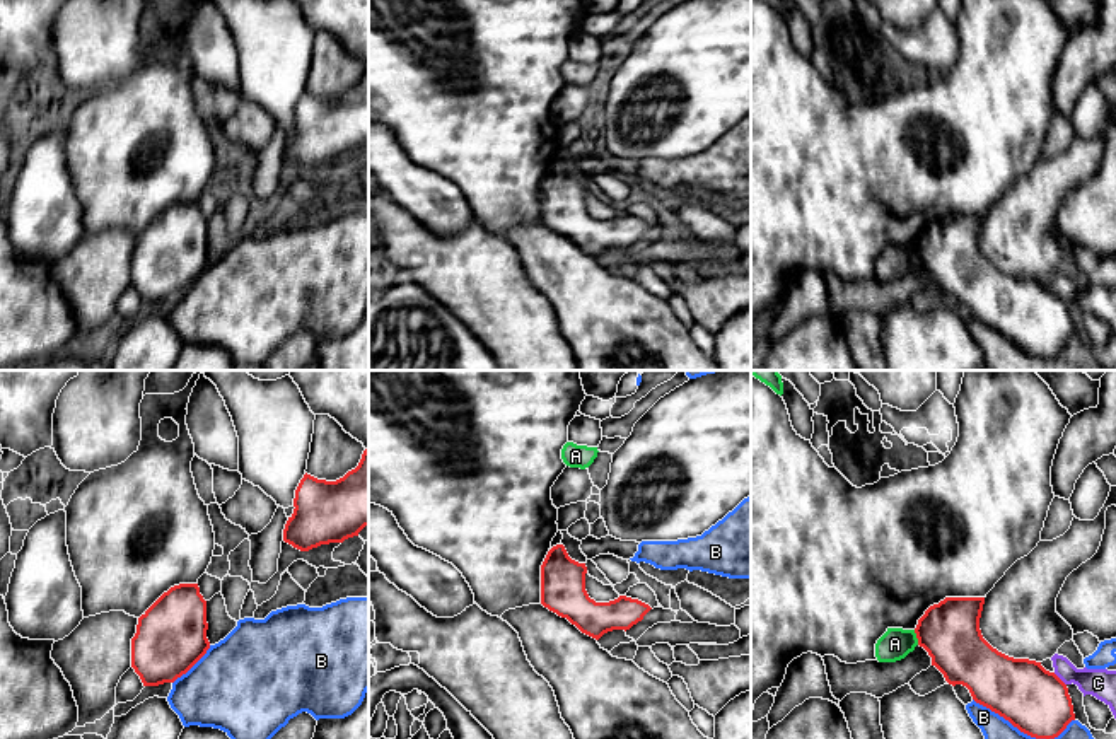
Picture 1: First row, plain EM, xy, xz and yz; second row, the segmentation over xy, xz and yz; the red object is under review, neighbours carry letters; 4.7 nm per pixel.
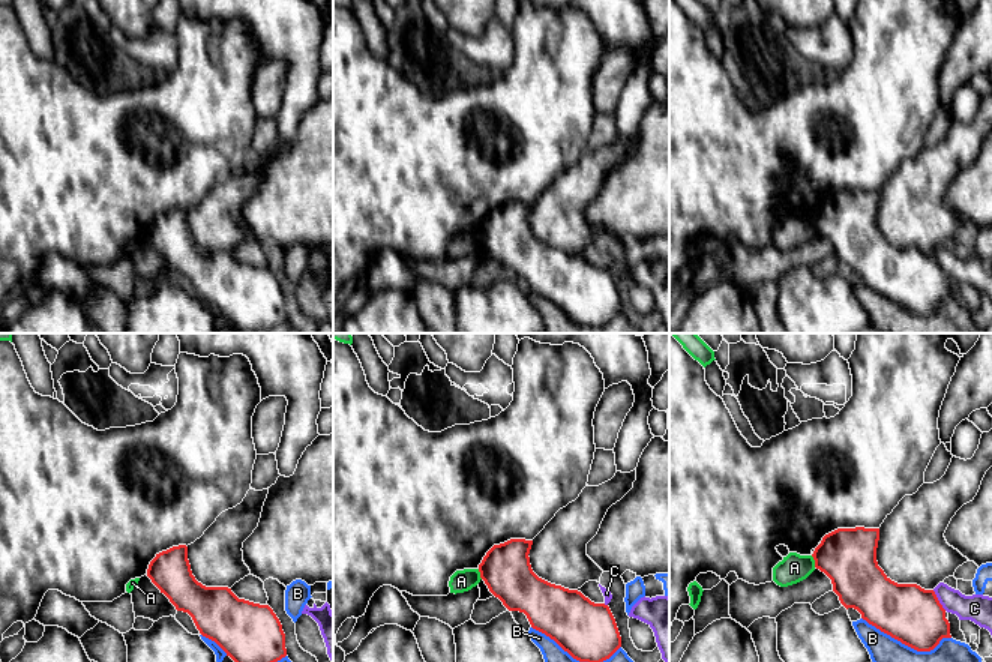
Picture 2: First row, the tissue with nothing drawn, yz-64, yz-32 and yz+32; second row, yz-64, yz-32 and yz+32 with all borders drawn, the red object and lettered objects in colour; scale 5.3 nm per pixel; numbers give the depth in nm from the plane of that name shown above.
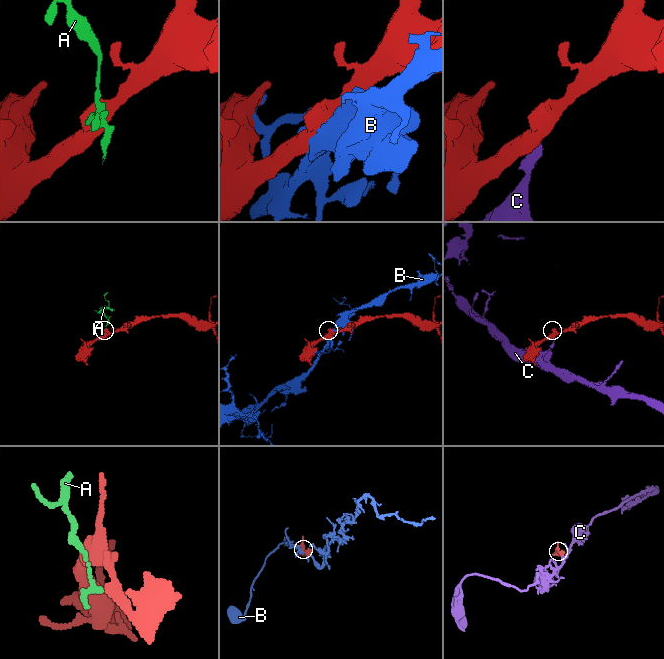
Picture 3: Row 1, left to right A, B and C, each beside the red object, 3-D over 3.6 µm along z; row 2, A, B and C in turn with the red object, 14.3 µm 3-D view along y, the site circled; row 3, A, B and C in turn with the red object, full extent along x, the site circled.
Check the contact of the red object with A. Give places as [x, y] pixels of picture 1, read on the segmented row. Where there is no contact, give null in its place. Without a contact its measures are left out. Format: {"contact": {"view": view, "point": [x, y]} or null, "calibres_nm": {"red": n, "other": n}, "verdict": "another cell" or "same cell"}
{"contact": {"view": "yz", "point": [917, 637]}, "calibres_nm": {"red": 280, "other": 150}, "verdict": "another cell"}

